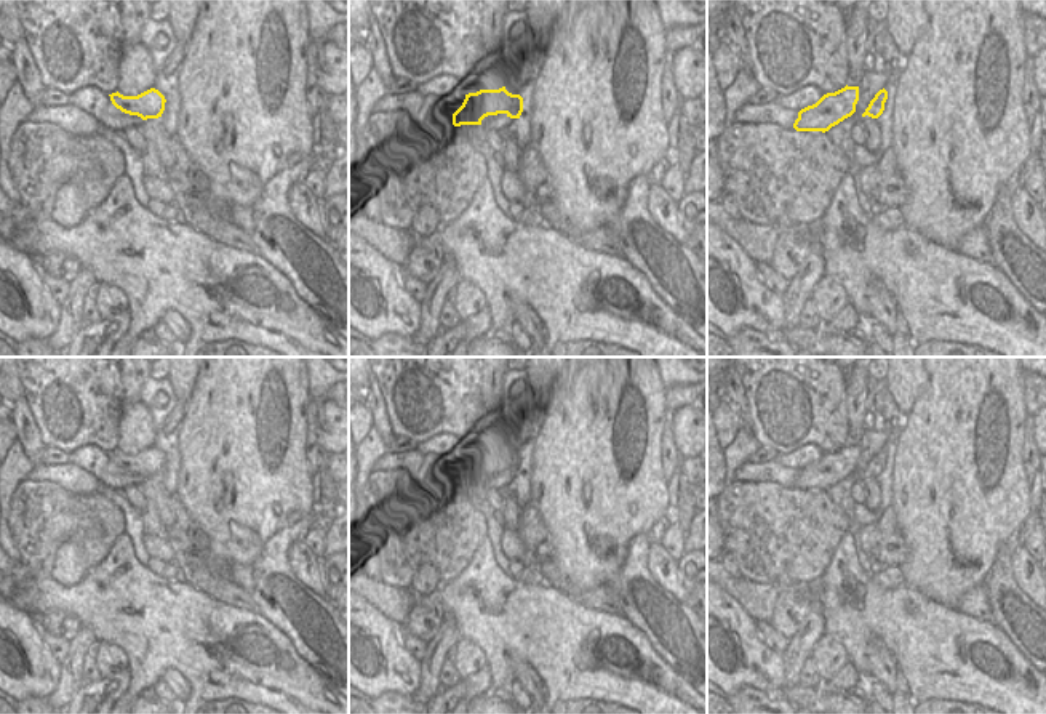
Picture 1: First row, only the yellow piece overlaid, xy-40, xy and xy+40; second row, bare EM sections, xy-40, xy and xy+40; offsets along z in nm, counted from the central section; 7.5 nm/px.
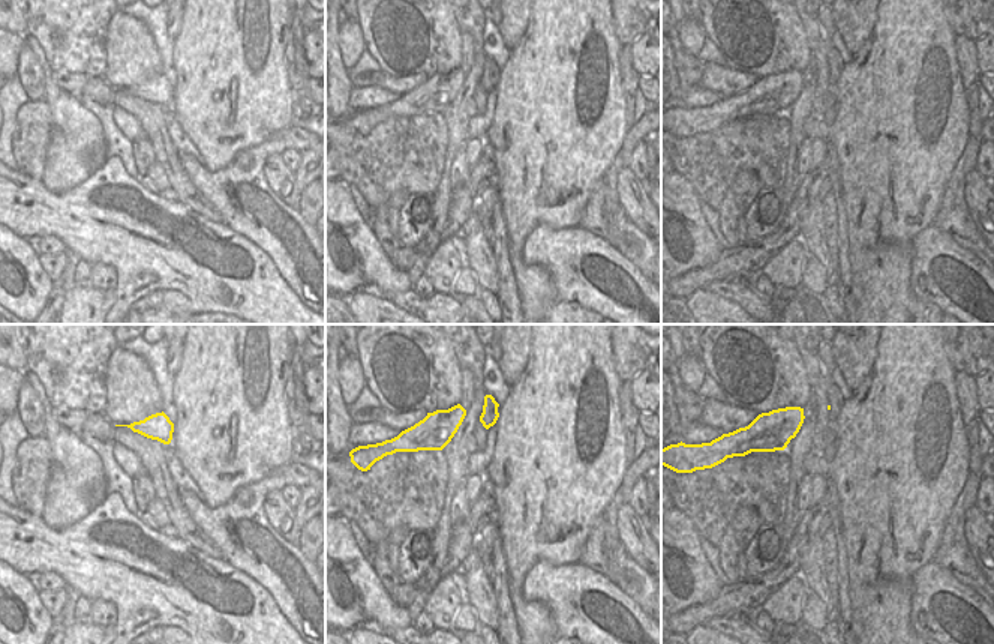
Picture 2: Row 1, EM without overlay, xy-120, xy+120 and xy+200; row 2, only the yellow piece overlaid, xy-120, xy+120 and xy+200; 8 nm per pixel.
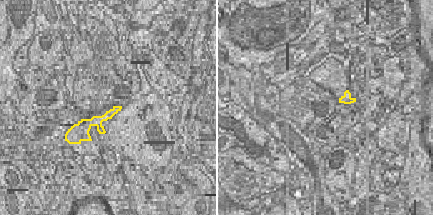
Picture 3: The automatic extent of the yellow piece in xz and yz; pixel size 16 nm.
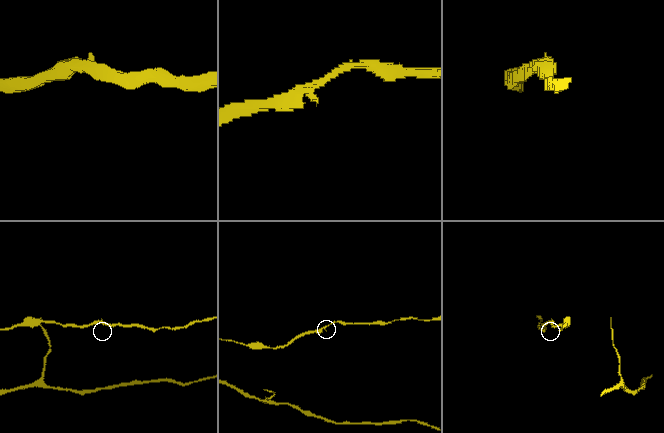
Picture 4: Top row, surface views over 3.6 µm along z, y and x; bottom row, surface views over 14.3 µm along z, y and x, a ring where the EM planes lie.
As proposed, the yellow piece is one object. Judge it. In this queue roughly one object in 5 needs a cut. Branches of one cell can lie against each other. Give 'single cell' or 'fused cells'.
single cell

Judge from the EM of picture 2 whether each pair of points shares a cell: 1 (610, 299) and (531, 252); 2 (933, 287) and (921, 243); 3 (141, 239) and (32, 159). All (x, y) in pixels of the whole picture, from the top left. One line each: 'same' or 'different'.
1: same
2: same
3: different

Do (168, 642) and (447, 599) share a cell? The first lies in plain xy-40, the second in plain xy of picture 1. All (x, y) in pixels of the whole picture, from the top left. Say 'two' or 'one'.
one

